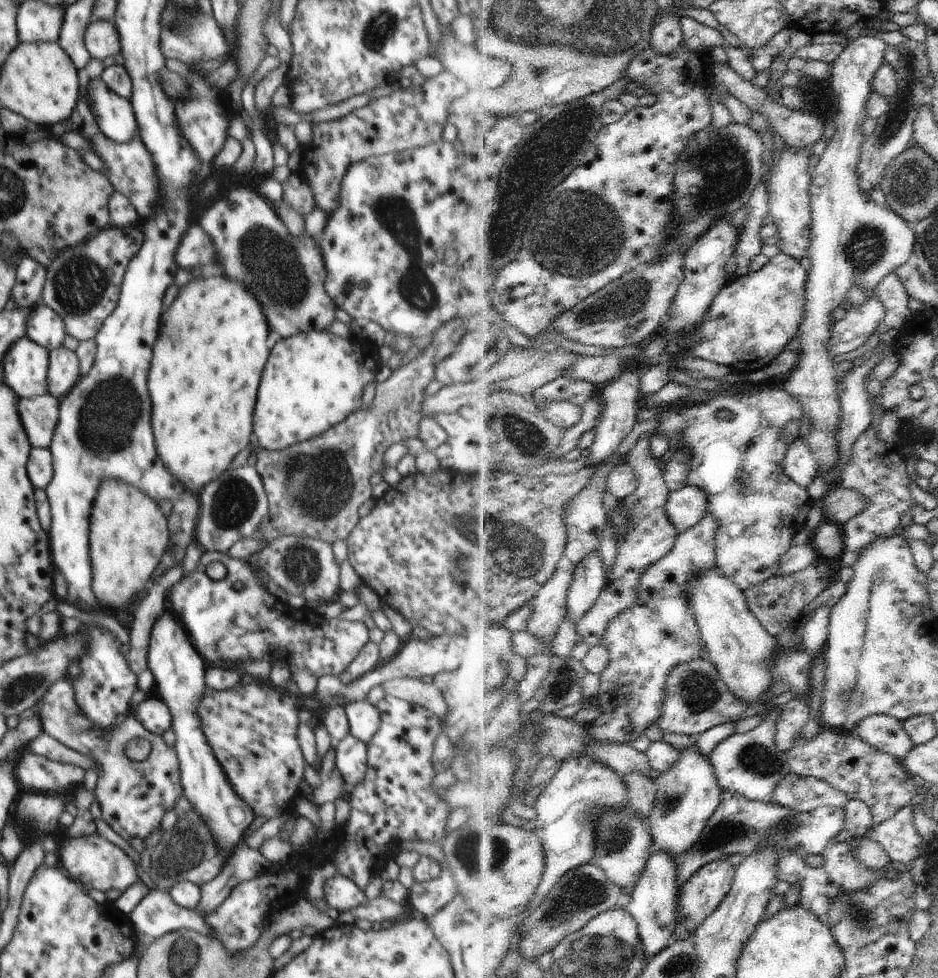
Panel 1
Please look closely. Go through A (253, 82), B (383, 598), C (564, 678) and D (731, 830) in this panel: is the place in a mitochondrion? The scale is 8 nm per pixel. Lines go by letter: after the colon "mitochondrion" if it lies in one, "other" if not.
A: other
B: other
C: mitochondrion
D: mitochondrion

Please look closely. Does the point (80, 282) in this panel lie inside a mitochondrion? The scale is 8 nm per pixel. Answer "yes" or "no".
yes

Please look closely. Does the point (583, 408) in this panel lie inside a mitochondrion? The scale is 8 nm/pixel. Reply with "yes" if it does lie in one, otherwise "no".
no

